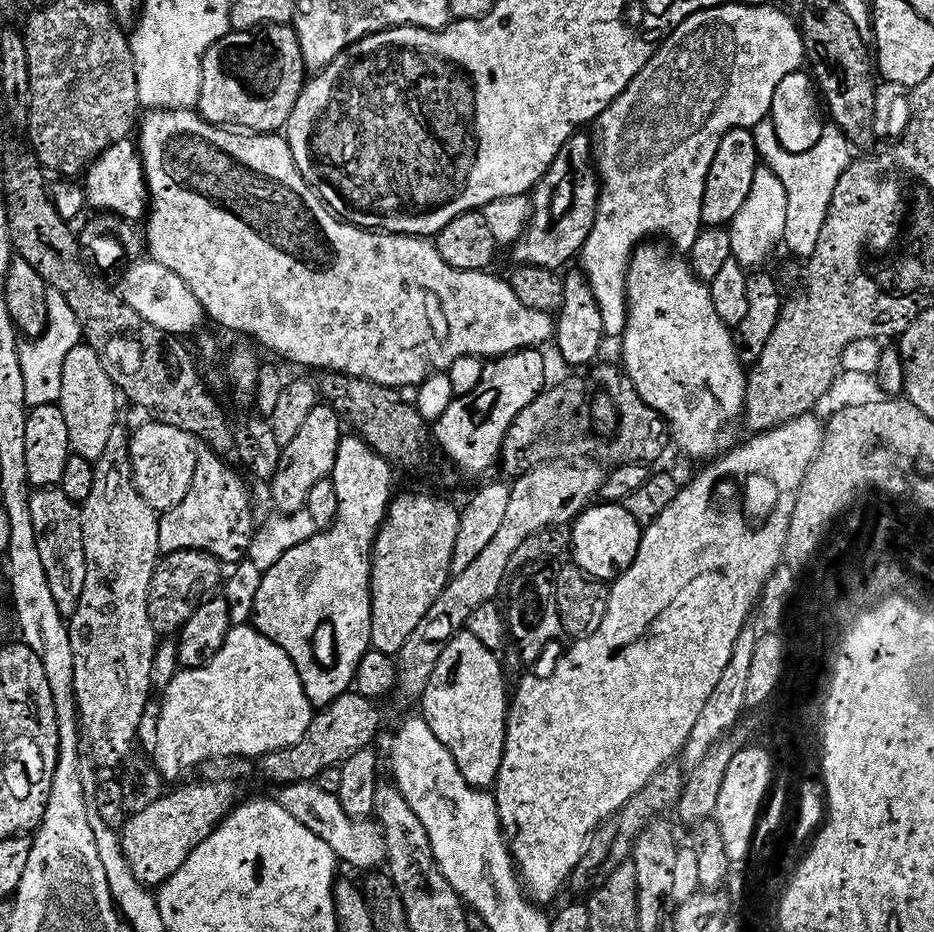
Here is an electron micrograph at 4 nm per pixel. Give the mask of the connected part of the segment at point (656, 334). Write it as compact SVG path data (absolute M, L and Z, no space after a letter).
M648 242L637 248L632 253L632 264L628 267L628 294L630 303L628 306L628 325L622 337L622 343L624 343L624 362L622 361L622 368L634 384L635 390L641 395L646 406L660 413L670 425L672 444L675 447L680 447L692 460L712 462L721 454L728 452L737 443L736 432L732 427L736 423L738 425L741 423L744 414L746 390L748 389L746 368L745 365L740 363L740 359L736 353L736 341L734 339L733 329L725 325L722 319L718 318L717 311L714 310L709 285L692 273L691 263L687 259L677 258L675 255L672 255L673 257L667 256L656 244L659 243Z

